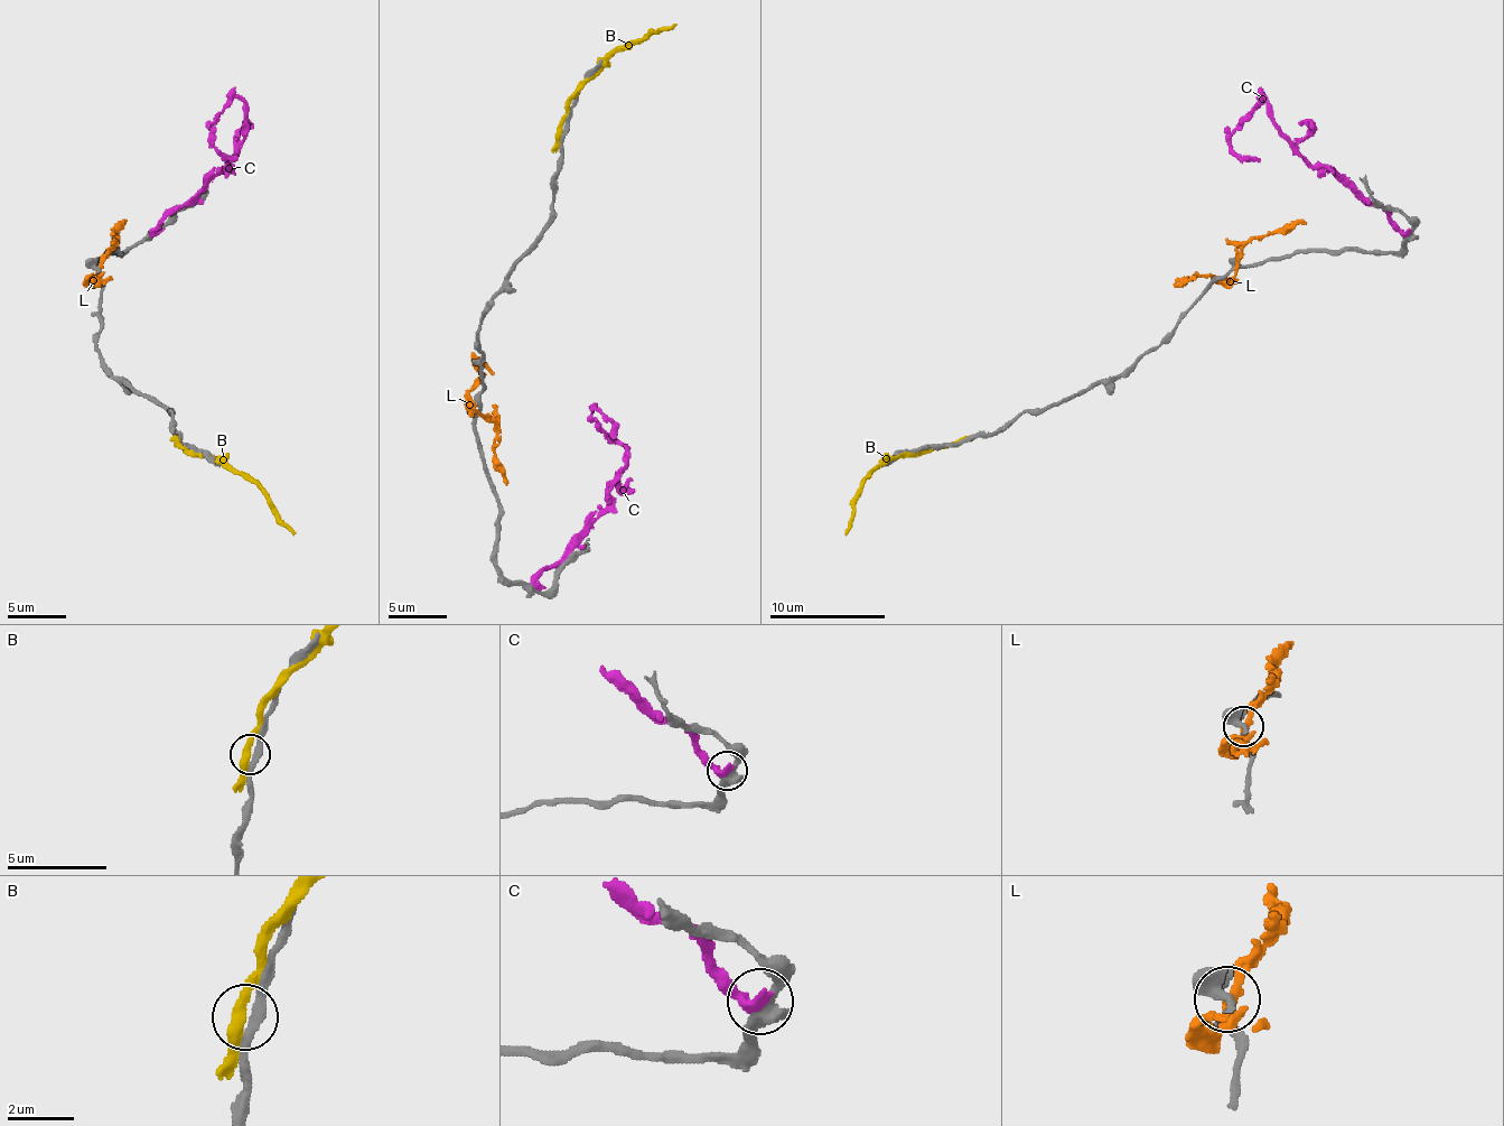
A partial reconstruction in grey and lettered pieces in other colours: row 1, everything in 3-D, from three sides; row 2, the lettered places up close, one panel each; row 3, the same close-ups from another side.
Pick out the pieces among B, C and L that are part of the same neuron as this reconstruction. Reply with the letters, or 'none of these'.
L

